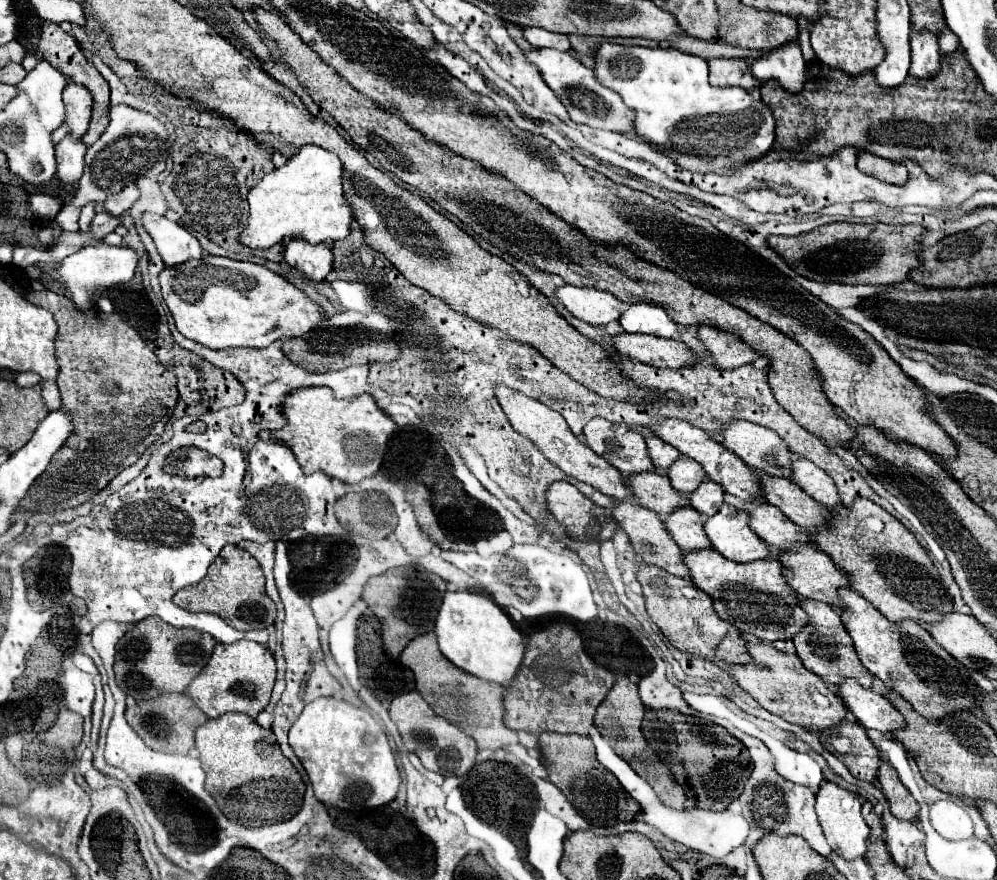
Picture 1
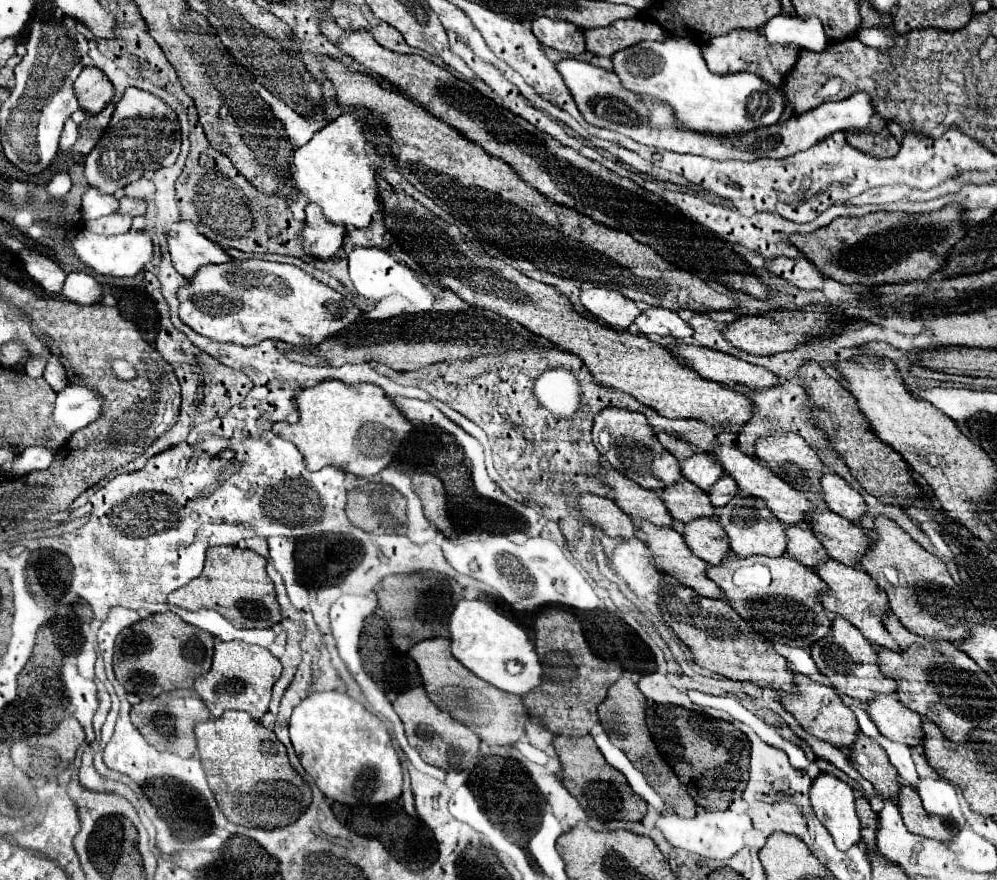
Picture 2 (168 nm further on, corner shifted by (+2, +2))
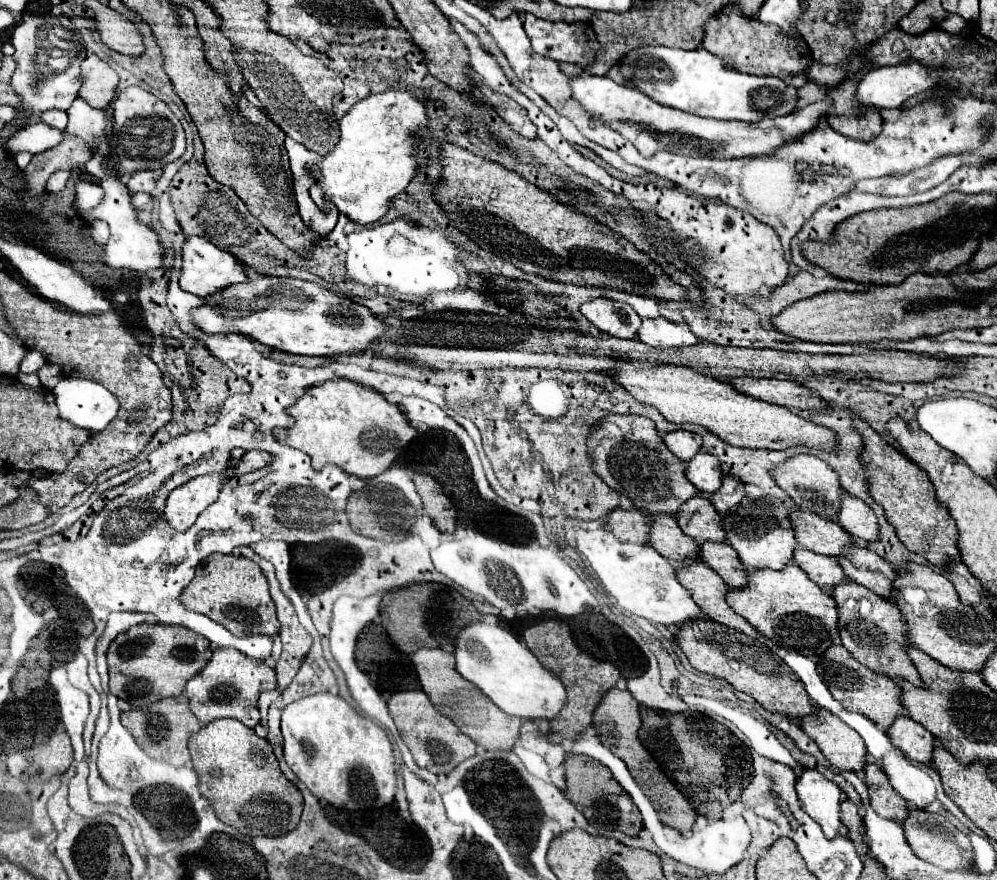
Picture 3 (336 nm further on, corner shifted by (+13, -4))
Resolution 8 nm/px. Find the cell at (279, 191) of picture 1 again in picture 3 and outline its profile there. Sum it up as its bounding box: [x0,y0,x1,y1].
[310,91,430,225]

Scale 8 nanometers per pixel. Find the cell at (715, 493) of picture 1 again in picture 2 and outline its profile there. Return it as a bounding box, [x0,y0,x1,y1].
[707,475,739,509]

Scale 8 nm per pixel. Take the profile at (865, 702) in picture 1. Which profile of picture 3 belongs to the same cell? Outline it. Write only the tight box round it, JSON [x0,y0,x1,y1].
[888,717,938,765]

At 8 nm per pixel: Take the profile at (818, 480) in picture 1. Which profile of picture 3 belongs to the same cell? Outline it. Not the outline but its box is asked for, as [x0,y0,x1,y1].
[838,495,878,541]

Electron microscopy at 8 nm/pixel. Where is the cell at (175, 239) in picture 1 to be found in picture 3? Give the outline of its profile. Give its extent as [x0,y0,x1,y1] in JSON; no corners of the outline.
[180,237,248,297]

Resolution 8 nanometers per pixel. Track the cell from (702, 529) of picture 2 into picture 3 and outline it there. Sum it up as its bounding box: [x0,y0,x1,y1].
[702,543,748,589]

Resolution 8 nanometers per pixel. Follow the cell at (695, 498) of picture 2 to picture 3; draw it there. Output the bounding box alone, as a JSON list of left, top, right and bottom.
[678,495,726,543]

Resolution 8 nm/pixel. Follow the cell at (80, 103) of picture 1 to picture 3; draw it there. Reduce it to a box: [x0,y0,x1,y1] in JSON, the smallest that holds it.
[78,55,120,107]

